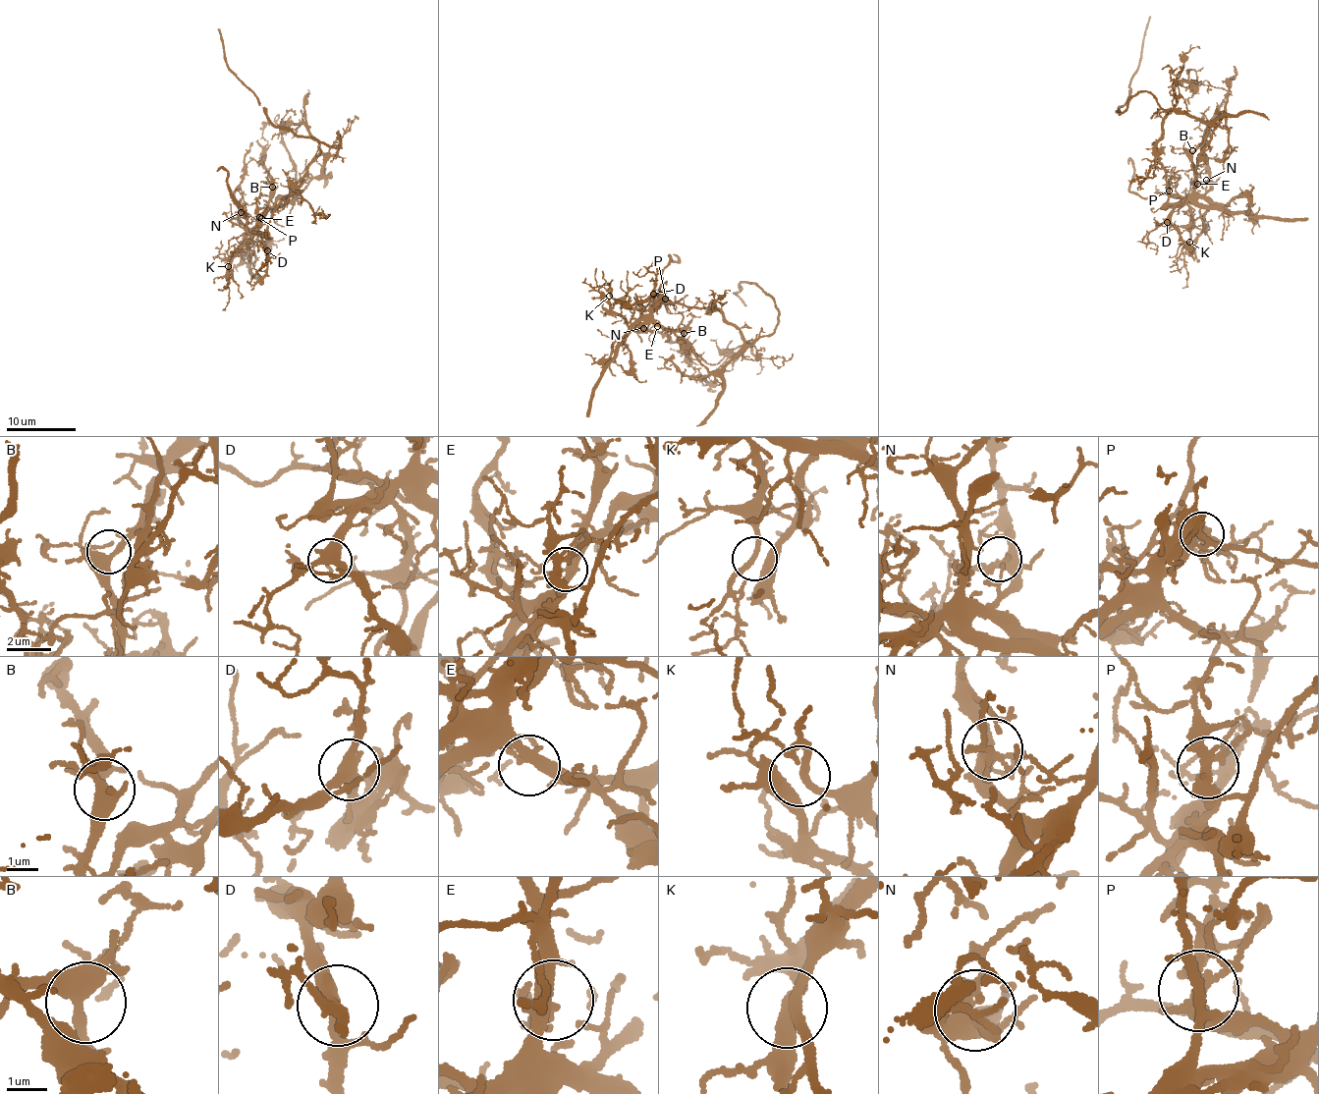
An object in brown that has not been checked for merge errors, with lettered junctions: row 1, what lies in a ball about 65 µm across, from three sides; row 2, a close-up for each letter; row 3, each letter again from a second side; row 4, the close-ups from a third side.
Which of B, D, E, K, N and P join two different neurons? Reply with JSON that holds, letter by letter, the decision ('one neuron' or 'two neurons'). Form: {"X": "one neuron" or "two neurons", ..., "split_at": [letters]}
{"B": "one neuron", "D": "one neuron", "E": "one neuron", "K": "one neuron", "N": "one neuron", "P": "two neurons", "split_at": ["P"]}

